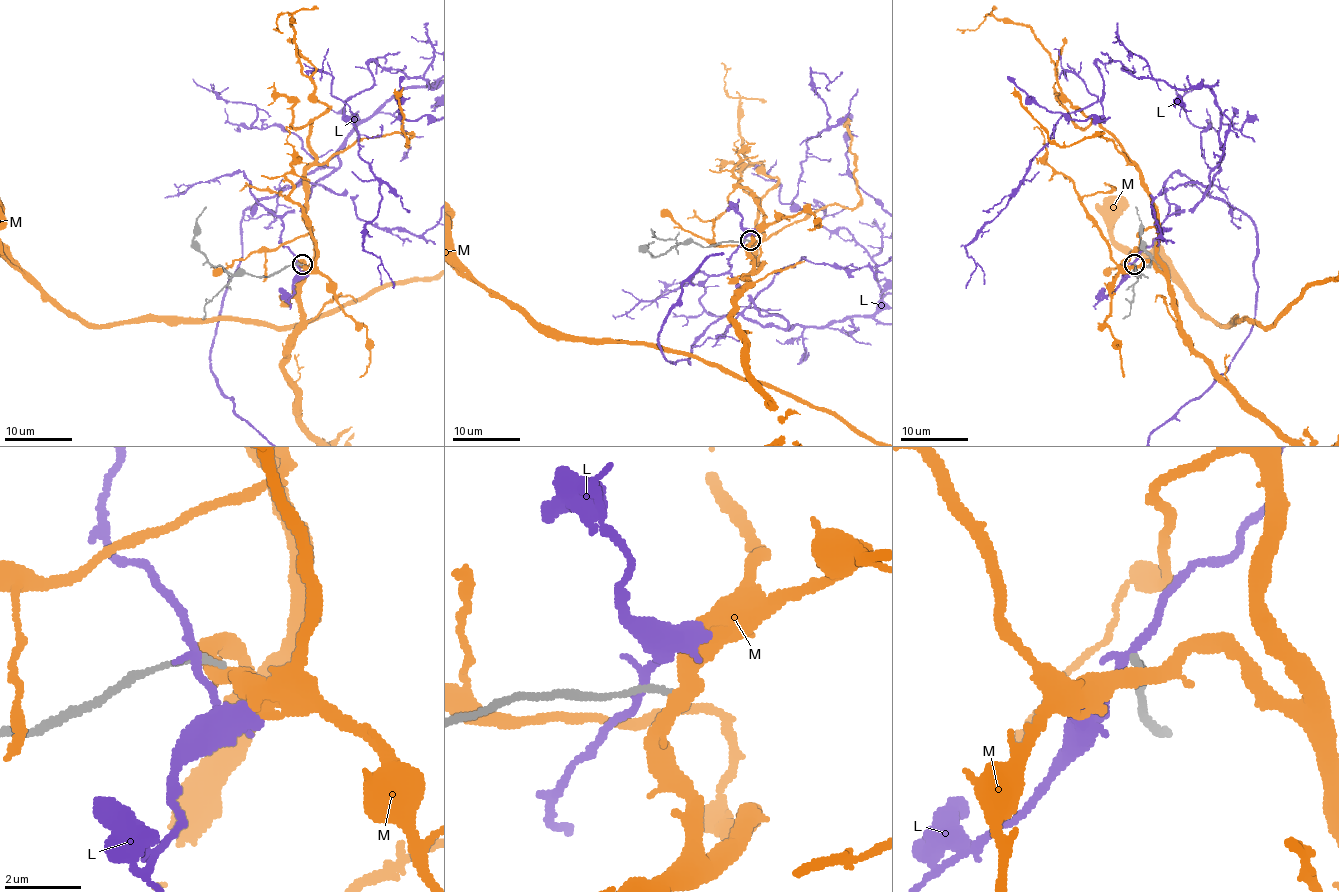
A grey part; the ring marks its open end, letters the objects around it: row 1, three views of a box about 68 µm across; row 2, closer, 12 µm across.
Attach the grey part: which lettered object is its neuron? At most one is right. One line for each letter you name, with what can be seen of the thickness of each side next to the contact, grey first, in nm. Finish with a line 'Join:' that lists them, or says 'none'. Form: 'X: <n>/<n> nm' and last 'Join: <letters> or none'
Join: none

